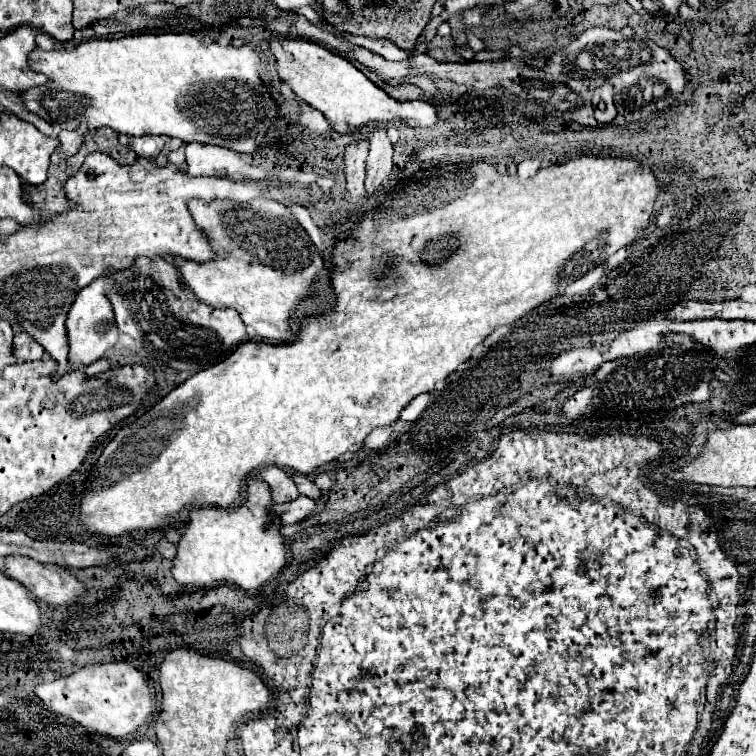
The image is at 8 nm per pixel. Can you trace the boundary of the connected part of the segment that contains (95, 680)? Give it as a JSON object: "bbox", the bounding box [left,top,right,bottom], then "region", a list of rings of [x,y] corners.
{"bbox":[56,662,154,738],"region":[[[124,662],[86,666],[70,676],[56,680],[56,712],[76,724],[112,738],[126,738],[154,714],[148,684],[134,666]]]}

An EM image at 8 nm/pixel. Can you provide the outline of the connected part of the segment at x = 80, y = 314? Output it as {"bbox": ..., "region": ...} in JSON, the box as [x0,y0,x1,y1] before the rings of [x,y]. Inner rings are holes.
{"bbox":[66,276,118,368],"region":[[[100,276],[78,292],[76,302],[72,304],[72,310],[68,312],[68,322],[66,322],[68,338],[70,338],[68,362],[72,364],[72,368],[84,368],[84,366],[100,360],[116,344],[118,328],[116,328],[116,320],[114,320],[112,302],[106,296],[106,292],[114,290],[114,286],[116,286],[114,278]]]}

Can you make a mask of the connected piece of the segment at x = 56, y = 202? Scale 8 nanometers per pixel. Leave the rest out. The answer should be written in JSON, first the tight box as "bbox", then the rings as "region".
{"bbox":[30,180,70,214],"region":[[[48,180],[42,186],[30,188],[32,202],[36,202],[36,208],[44,214],[54,212],[66,212],[70,208],[68,196],[64,192],[64,184],[60,180]]]}

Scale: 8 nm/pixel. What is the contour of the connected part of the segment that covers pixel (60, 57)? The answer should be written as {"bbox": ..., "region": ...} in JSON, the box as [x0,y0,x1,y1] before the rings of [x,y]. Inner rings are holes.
{"bbox":[20,32,284,152],"region":[[[182,32],[182,34],[134,34],[134,36],[122,36],[122,38],[112,38],[112,40],[90,40],[90,42],[82,42],[78,44],[74,50],[66,50],[66,48],[56,48],[52,52],[44,52],[40,48],[36,48],[30,54],[30,68],[36,72],[44,72],[44,76],[48,76],[52,82],[48,86],[38,86],[32,88],[30,92],[20,94],[24,98],[24,104],[30,112],[36,112],[38,116],[42,116],[46,122],[50,124],[58,124],[60,128],[66,130],[76,130],[80,126],[80,122],[86,122],[88,128],[102,128],[108,126],[112,130],[116,130],[118,134],[130,134],[130,136],[144,136],[144,134],[158,134],[158,136],[174,136],[180,138],[182,142],[200,142],[200,144],[214,144],[214,146],[222,146],[222,148],[230,148],[236,152],[254,152],[264,144],[264,138],[268,136],[268,132],[276,130],[278,122],[284,118],[280,114],[280,108],[276,106],[268,86],[262,82],[260,78],[260,56],[250,48],[250,46],[220,46],[216,42],[212,44],[204,44],[198,36],[190,34],[190,32]]]}

